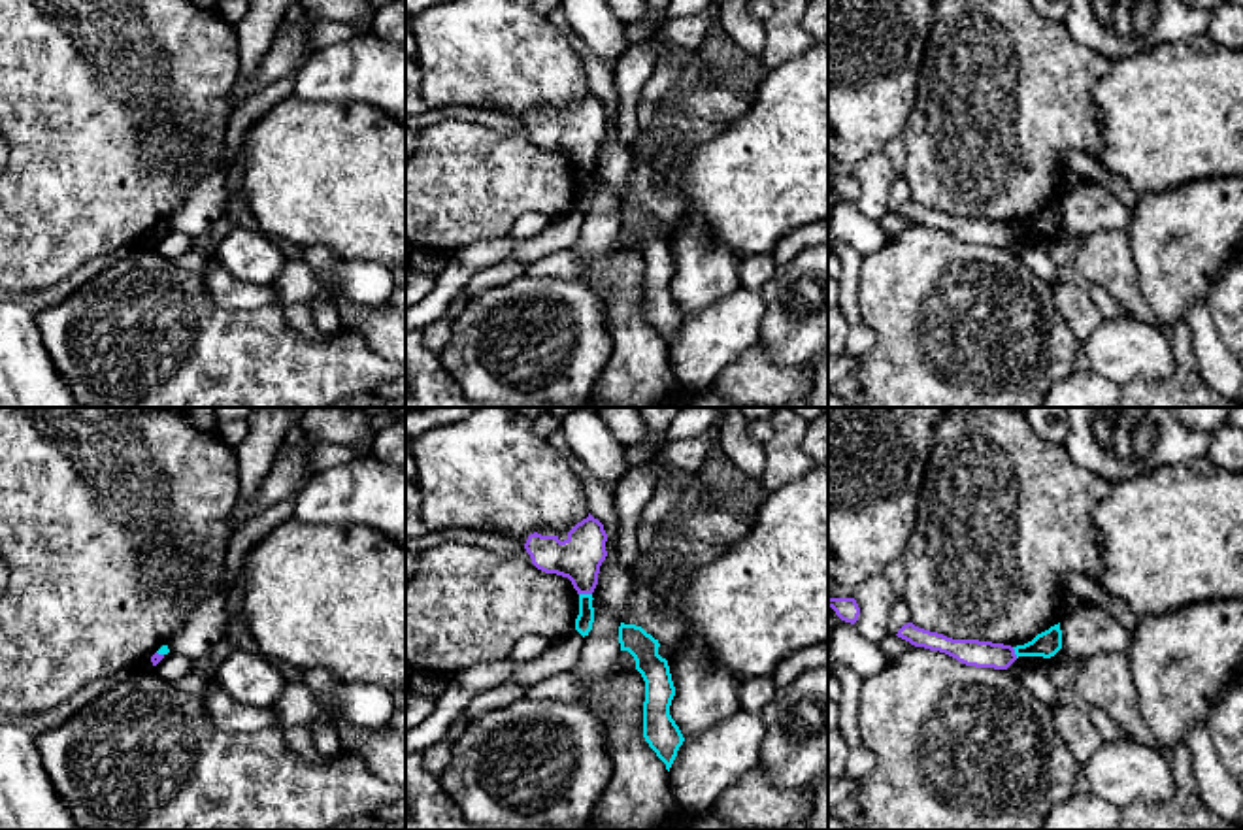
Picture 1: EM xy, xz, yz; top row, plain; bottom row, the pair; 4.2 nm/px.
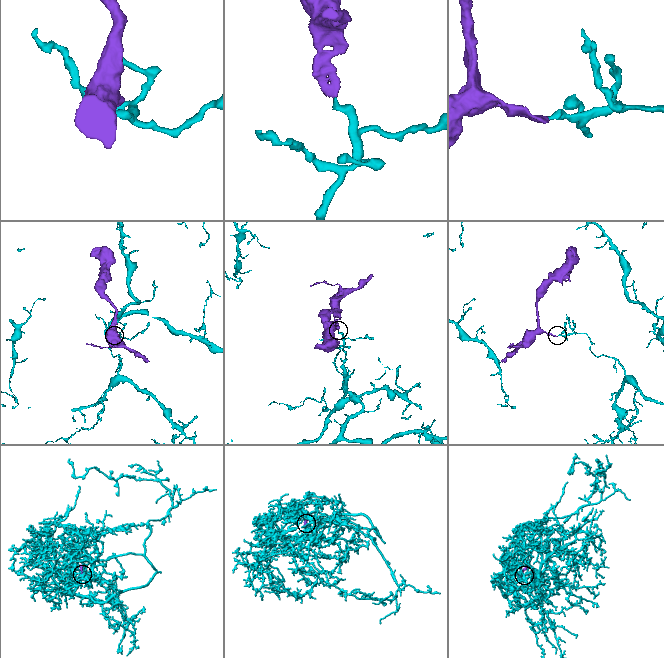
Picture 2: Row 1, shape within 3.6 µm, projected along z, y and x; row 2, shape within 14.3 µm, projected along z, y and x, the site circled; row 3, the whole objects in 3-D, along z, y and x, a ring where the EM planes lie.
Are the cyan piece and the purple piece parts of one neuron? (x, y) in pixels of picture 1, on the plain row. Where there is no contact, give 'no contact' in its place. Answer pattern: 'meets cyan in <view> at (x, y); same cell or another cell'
meets cyan in xz at (585, 172); another cell

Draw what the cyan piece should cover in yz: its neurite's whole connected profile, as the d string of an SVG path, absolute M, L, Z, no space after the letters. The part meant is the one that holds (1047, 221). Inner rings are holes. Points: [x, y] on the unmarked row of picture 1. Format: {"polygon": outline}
{"polygon": "M1060 200L1049 208L1037 211L1032 219L1013 224L1019 234L1043 234L1051 236L1062 226L1062 208Z"}

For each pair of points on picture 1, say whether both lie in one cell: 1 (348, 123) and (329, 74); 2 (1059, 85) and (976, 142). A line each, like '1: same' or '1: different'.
1: different
2: same

